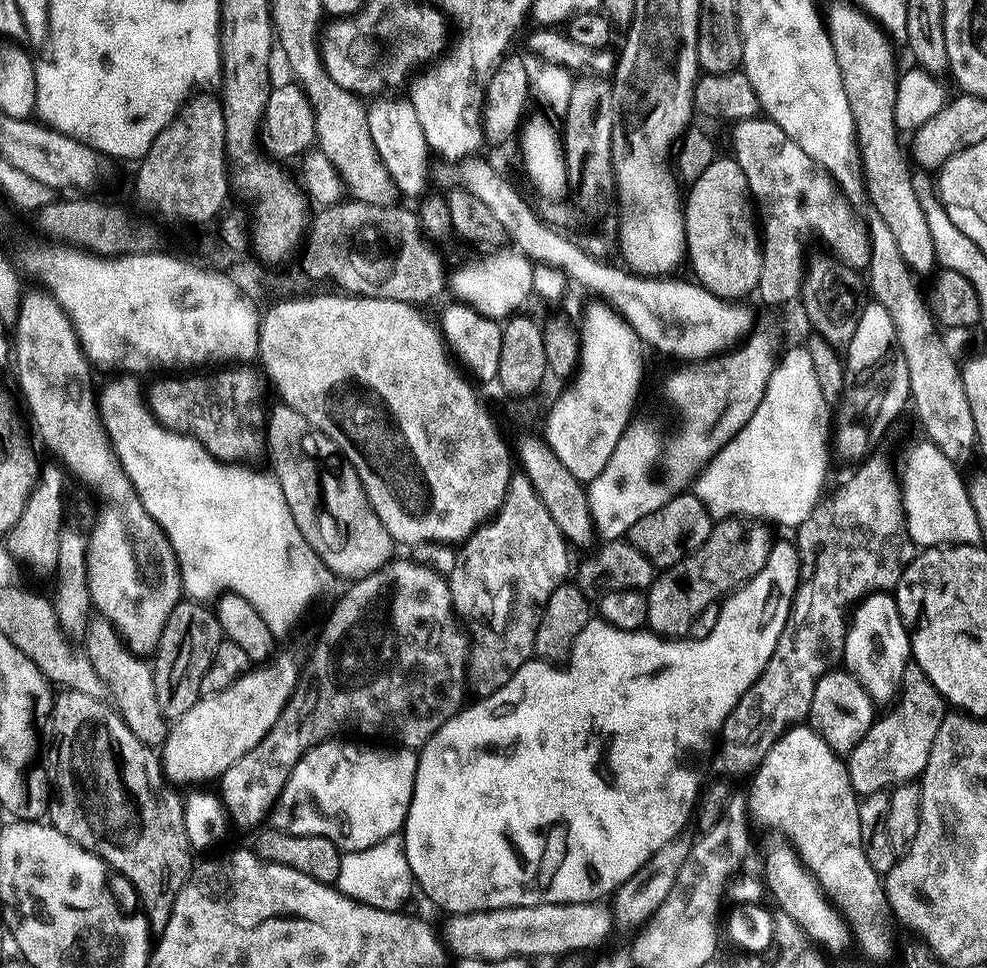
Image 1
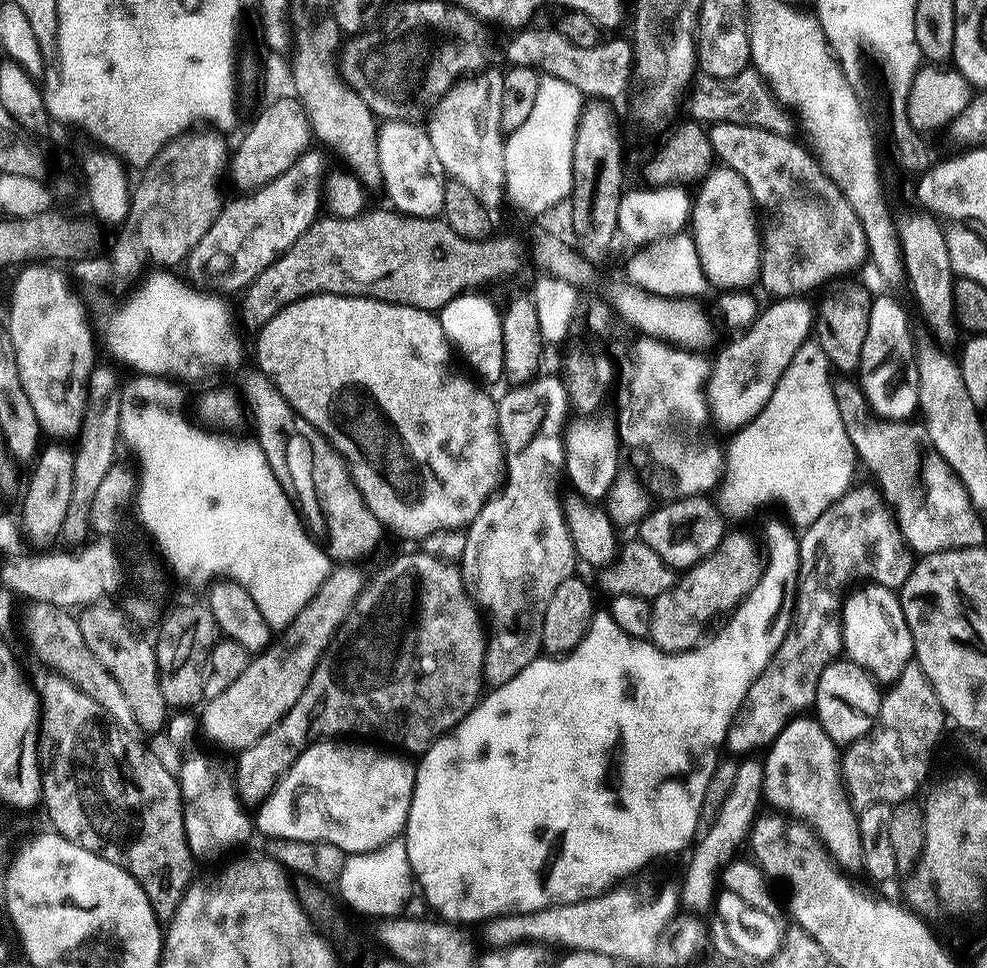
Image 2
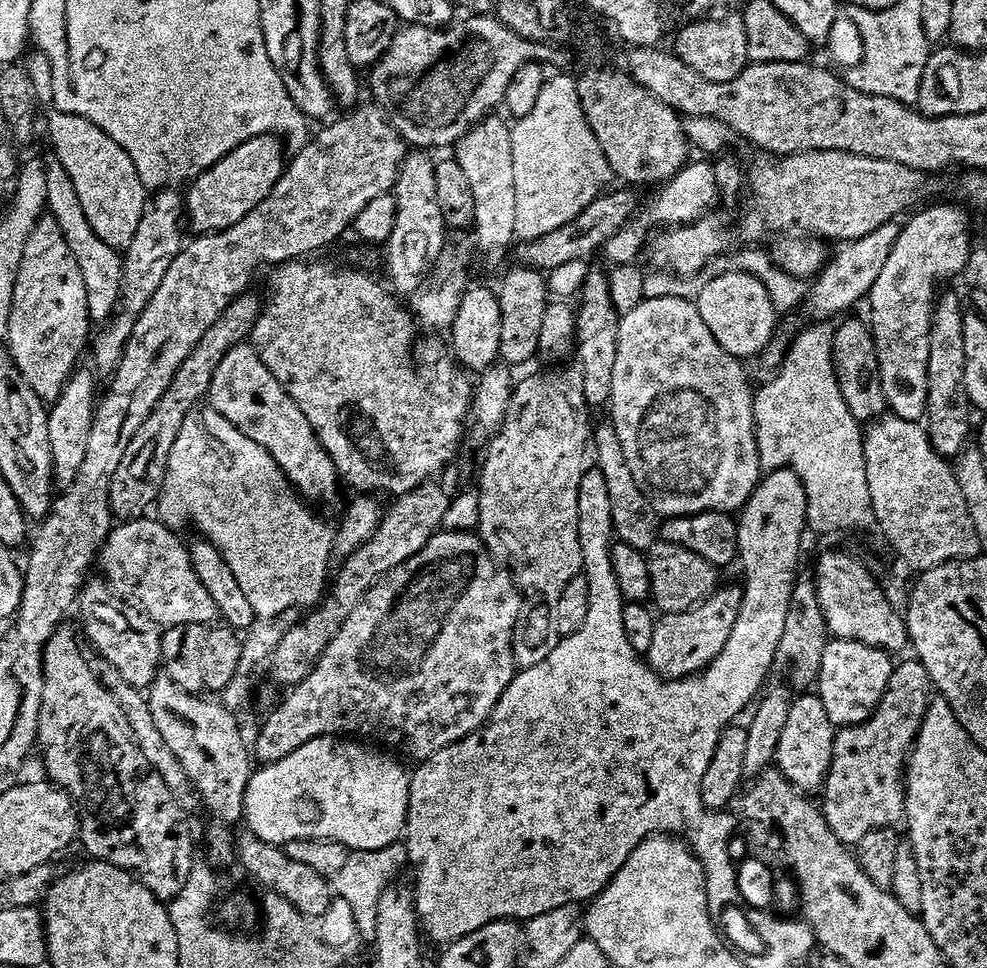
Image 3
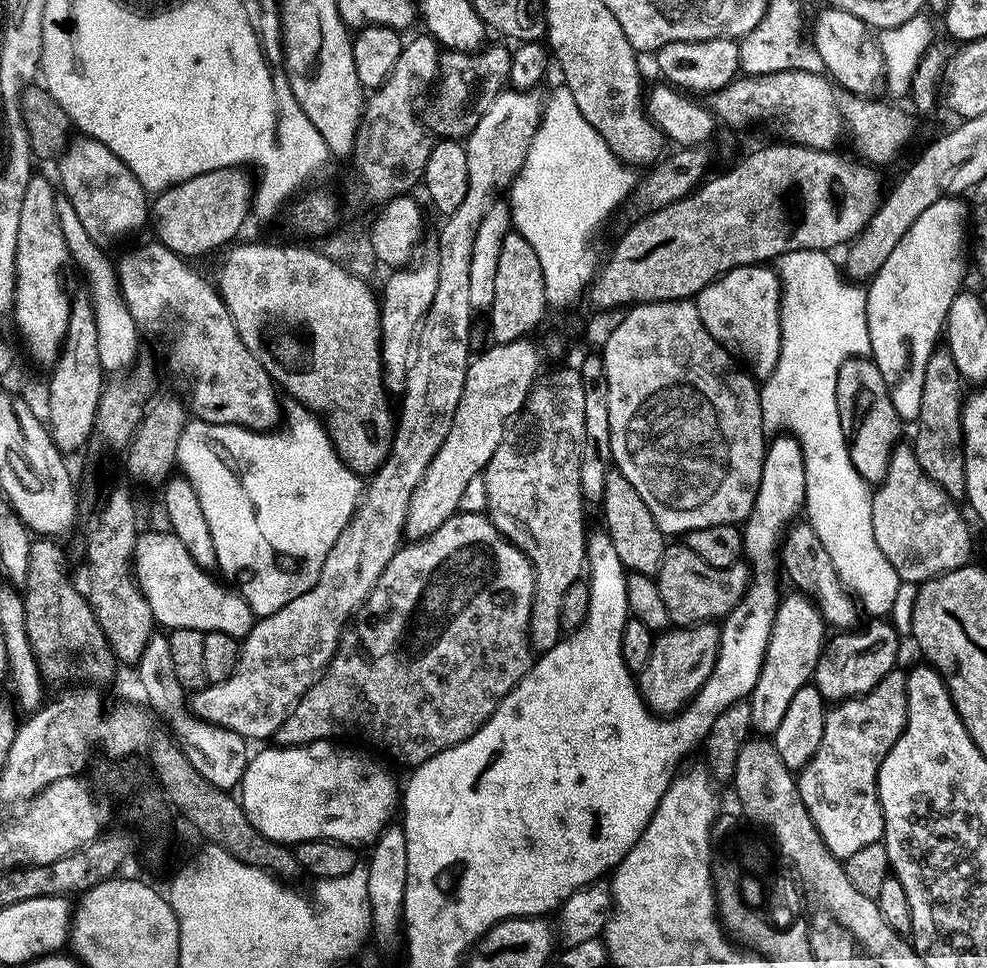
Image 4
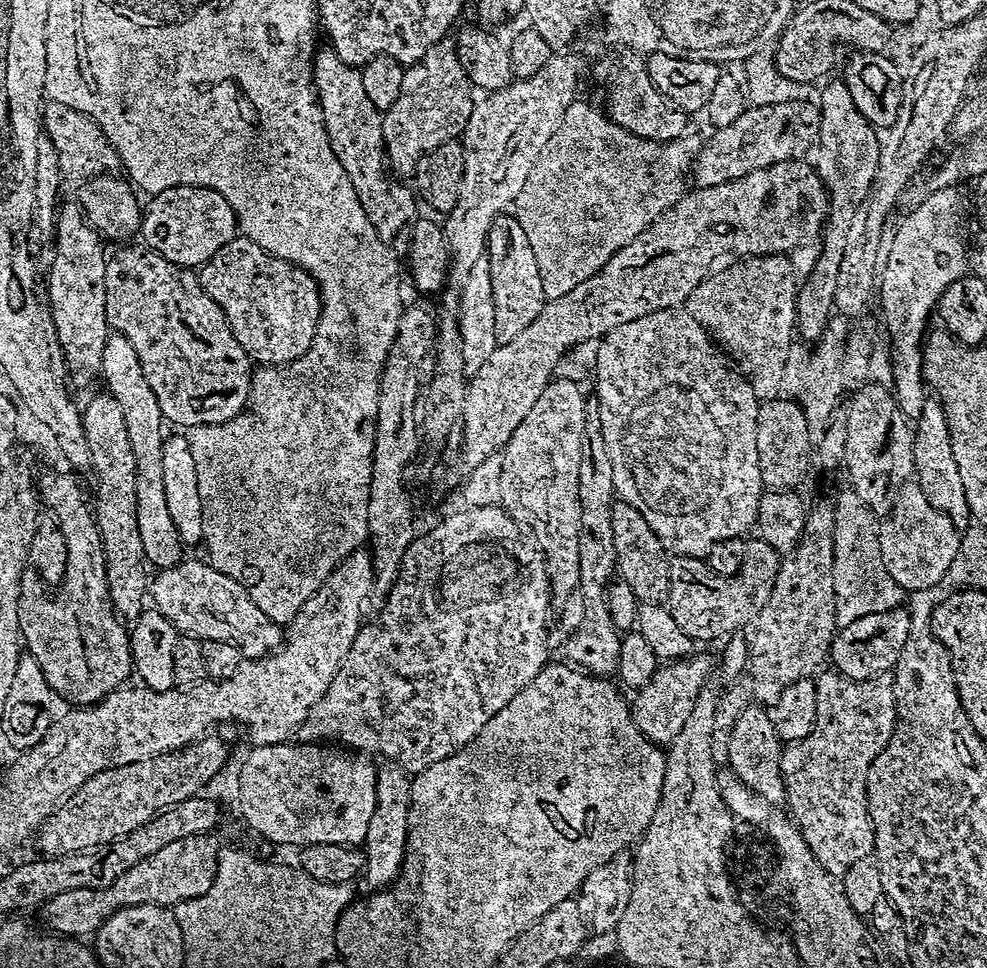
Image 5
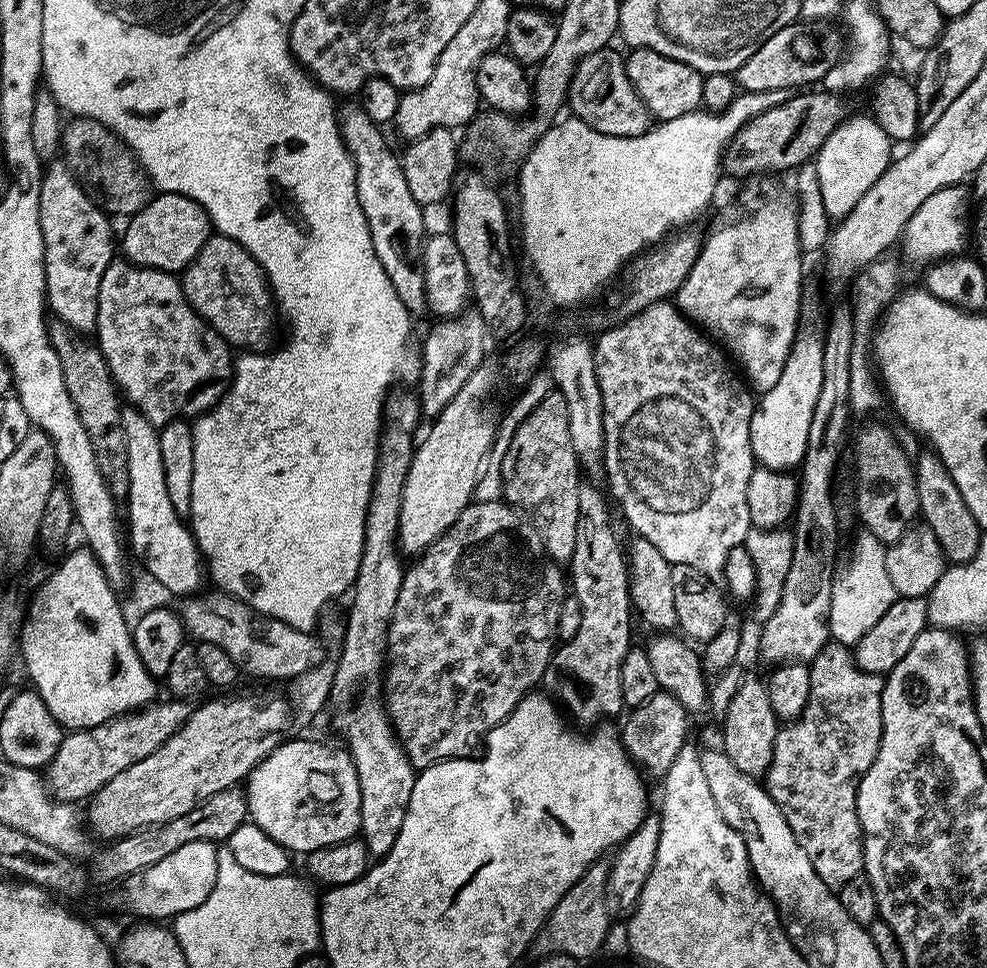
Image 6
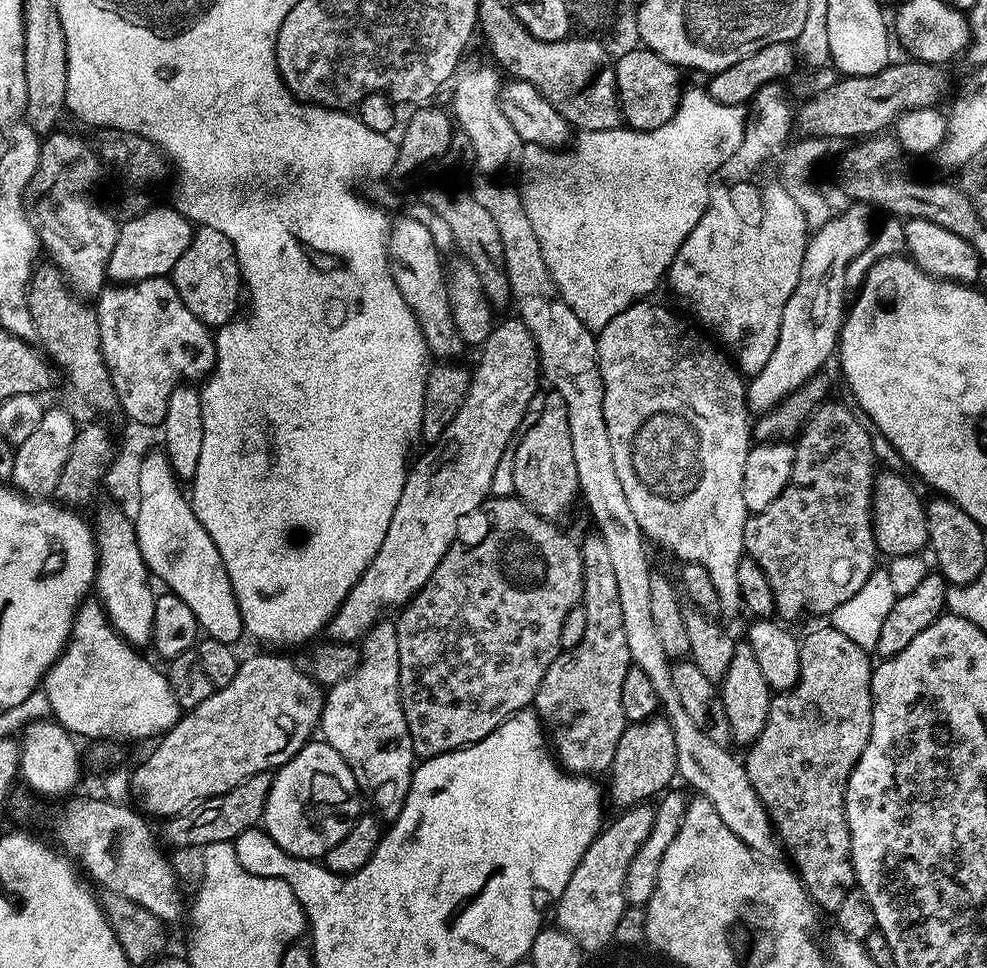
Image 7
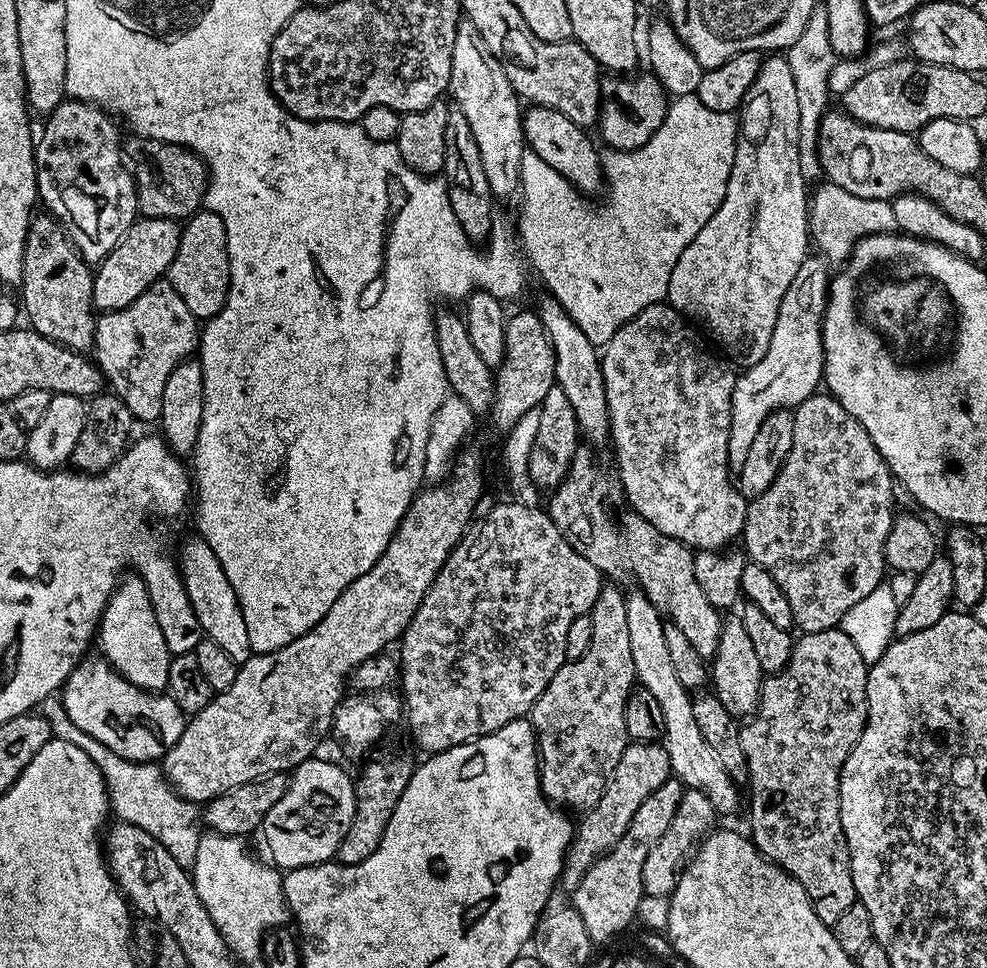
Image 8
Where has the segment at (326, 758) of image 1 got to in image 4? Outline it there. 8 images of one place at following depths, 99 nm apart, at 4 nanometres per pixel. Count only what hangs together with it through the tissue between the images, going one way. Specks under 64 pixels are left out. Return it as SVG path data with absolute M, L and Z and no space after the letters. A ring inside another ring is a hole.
M316 740L312 744L299 744L297 748L271 746L249 759L248 769L238 785L238 800L249 822L261 835L287 846L307 840L337 840L340 844L361 846L375 841L384 831L393 819L392 811L398 808L398 784L396 788L391 774L378 761L336 744L339 743Z

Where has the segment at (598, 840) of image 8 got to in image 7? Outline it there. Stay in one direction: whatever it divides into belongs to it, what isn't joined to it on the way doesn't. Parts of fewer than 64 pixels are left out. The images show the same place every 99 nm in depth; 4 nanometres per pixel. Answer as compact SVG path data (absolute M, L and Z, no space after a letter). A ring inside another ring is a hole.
M667 719L638 720L629 723L622 738L618 738L618 750L614 750L614 762L607 777L606 796L611 803L613 800L617 804L617 809L633 808L635 804L659 797L671 785L668 783L672 779L675 781L677 776L674 730Z

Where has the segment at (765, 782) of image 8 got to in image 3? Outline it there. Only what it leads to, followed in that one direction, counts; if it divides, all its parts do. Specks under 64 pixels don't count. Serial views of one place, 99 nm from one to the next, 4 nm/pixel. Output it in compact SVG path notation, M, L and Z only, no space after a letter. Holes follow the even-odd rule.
M909 658L904 660L893 667L890 678L886 682L886 690L882 694L882 698L878 702L876 709L870 714L868 720L863 720L861 724L852 724L848 728L840 728L832 737L832 757L830 758L830 766L828 767L828 773L824 779L824 787L819 793L820 800L818 799L818 807L821 812L824 813L826 822L830 826L830 830L838 839L844 844L849 846L855 846L857 842L862 838L862 834L868 834L870 830L875 828L884 828L892 826L897 823L903 817L904 814L904 774L906 771L906 765L908 762L908 753L912 751L912 743L916 741L916 735L918 730L922 726L922 718L926 714L928 709L928 702L930 699L930 681L926 674L926 666L922 666L919 660L915 658Z

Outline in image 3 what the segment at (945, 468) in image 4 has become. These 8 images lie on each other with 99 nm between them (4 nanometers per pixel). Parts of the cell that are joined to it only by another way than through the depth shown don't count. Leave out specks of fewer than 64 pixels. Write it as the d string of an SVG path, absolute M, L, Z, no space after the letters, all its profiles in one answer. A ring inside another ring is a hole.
M944 292L935 297L932 317L928 322L928 357L926 358L926 402L923 419L934 450L939 456L952 458L961 451L968 436L968 408L970 404L964 396L964 363L966 354L962 346L963 313L960 300L952 292Z

